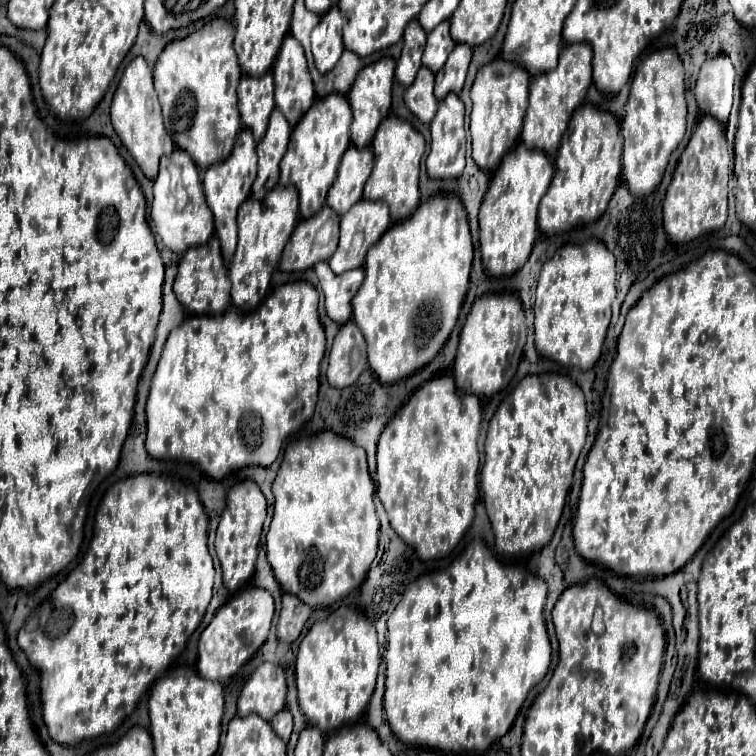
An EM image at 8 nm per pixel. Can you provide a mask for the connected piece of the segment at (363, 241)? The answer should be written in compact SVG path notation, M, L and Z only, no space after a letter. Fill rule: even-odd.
M361 199L355 207L351 207L351 211L347 211L341 217L341 239L339 239L339 247L337 247L335 255L329 259L329 265L331 265L333 273L339 275L339 273L345 273L349 269L363 267L363 259L365 259L367 249L379 241L379 235L383 235L383 231L387 231L387 227L391 227L387 203Z

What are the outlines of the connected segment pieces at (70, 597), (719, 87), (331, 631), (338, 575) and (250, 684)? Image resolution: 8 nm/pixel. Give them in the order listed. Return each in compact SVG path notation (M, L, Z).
M145 473L145 475L133 475L133 477L127 477L123 481L117 481L105 493L105 499L99 505L97 515L95 515L95 531L93 531L93 539L91 539L87 555L69 573L69 577L51 593L51 597L27 617L25 625L19 631L19 647L27 655L31 667L35 667L39 671L39 677L41 677L39 689L41 689L43 721L45 721L47 731L55 743L79 745L85 739L115 731L125 721L125 717L129 713L133 713L141 695L151 687L151 683L155 683L155 679L159 679L159 675L163 675L167 671L167 667L173 663L173 659L185 649L189 637L193 635L193 631L201 623L201 619L209 607L209 601L211 601L215 569L213 569L213 559L211 559L209 549L207 549L207 527L209 527L209 519L207 519L205 509L199 501L197 489L189 483L185 485L183 481L177 483L177 481L171 481L169 477Z
M717 55L703 63L697 85L693 89L701 113L711 115L715 121L725 123L733 105L735 69L725 55Z
M339 607L325 621L311 627L299 647L297 655L297 691L299 707L309 725L319 727L323 733L337 731L339 727L357 721L373 695L381 649L377 631L371 621L349 607Z
M323 431L287 445L273 481L275 511L265 537L265 551L275 579L285 593L297 595L309 607L329 607L353 593L365 579L379 543L379 519L373 505L375 483L367 471L365 451L333 431Z
M261 663L243 685L237 711L243 717L249 713L257 713L261 719L271 721L271 717L285 707L285 695L287 683L281 665Z

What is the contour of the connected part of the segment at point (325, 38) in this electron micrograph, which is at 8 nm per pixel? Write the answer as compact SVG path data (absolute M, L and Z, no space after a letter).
M333 7L321 17L321 23L311 33L311 49L315 65L323 75L337 65L343 53L343 41L341 41L343 25L345 25L345 15L339 11L339 7Z

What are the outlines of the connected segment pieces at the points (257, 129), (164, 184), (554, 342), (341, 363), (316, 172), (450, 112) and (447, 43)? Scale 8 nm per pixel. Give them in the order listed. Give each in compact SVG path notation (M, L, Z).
M271 73L263 77L241 77L237 95L239 95L239 111L241 123L255 135L255 141L263 139L269 123L269 115L275 107L273 101L273 79Z
M175 149L171 155L161 159L161 169L155 179L153 193L155 197L151 205L151 219L163 245L167 245L177 255L183 255L187 247L199 247L209 241L213 233L213 215L205 203L199 171L185 151Z
M595 239L583 245L565 245L545 261L537 281L535 301L535 349L539 355L575 365L583 371L591 369L603 349L603 341L611 323L611 303L615 299L615 257Z
M349 321L341 327L333 341L327 365L327 381L331 387L343 389L353 385L365 369L367 369L365 339L357 325Z
M331 93L325 99L317 99L307 115L303 115L299 125L293 129L287 155L281 163L281 185L295 187L299 191L303 219L309 219L325 205L327 191L335 181L335 171L339 169L339 159L343 157L343 151L347 151L347 145L351 145L351 119L353 111L345 95Z
M449 93L437 109L435 119L431 121L431 151L427 155L427 173L431 179L457 179L465 169L465 129L463 129L463 103L455 93Z
M443 21L439 23L439 27L435 27L427 35L427 45L423 51L423 65L431 67L431 71L437 73L445 65L453 47L455 47L455 41L449 35L449 23Z

